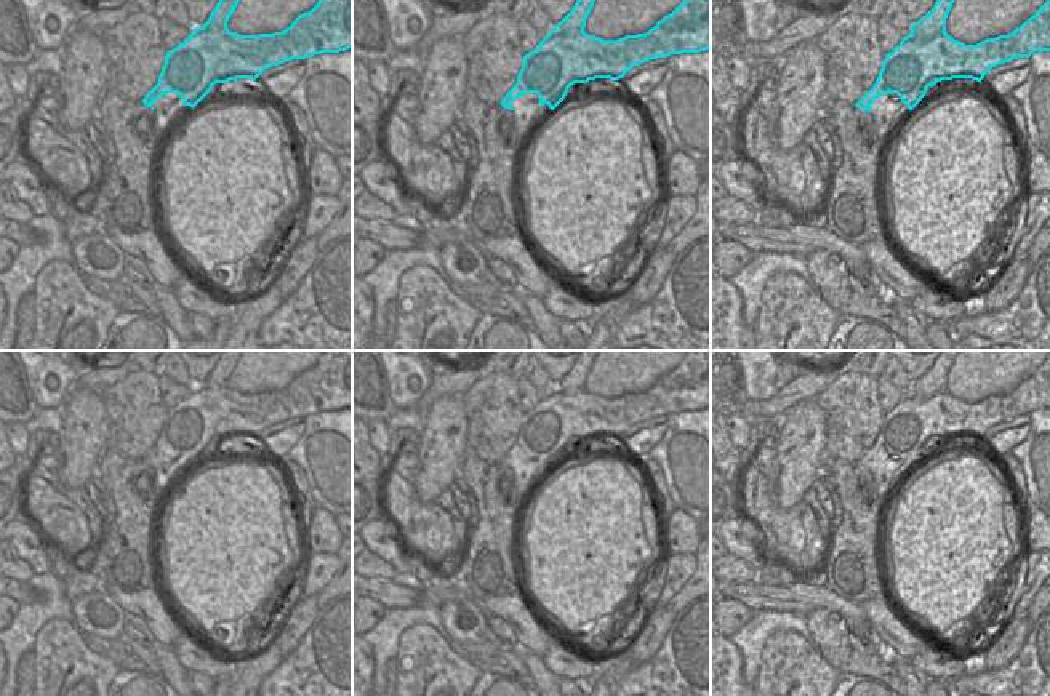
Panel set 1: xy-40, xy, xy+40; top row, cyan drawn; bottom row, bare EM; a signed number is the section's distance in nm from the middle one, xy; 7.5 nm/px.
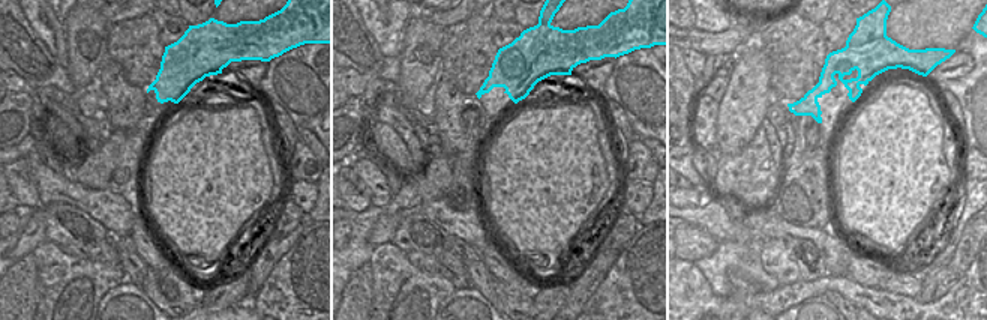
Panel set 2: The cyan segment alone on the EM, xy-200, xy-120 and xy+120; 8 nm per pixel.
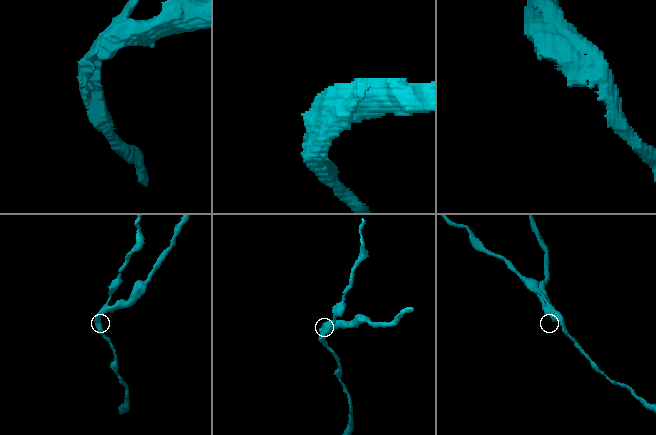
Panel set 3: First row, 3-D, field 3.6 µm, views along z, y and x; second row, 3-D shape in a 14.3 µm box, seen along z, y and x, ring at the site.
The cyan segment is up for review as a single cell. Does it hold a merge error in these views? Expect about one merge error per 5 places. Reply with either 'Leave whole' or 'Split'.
Split.

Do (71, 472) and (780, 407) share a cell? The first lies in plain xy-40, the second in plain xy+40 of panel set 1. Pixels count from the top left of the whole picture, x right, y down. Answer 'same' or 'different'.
different

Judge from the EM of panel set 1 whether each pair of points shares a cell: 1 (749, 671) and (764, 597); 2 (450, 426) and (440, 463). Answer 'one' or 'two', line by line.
1: two
2: one

